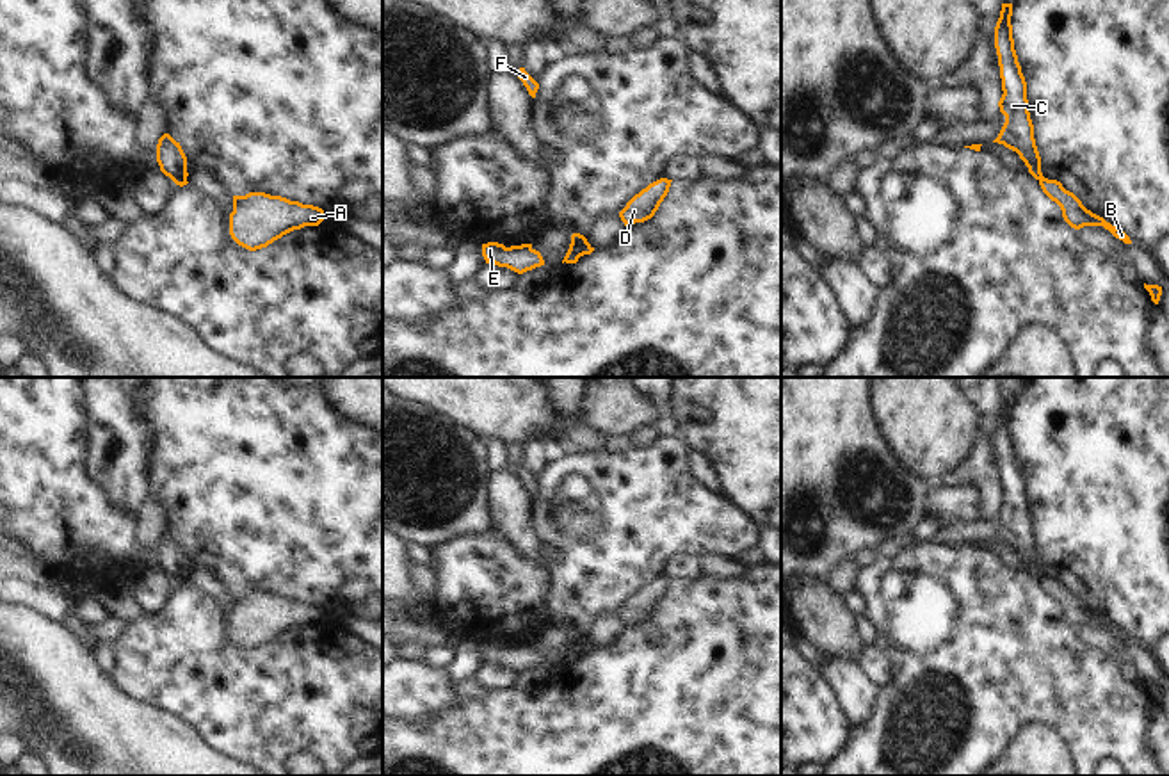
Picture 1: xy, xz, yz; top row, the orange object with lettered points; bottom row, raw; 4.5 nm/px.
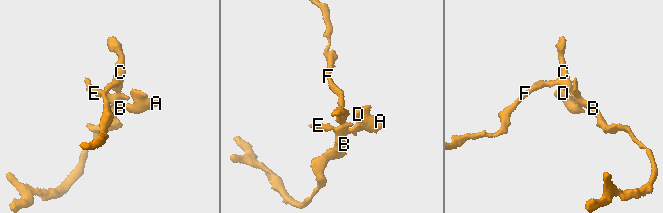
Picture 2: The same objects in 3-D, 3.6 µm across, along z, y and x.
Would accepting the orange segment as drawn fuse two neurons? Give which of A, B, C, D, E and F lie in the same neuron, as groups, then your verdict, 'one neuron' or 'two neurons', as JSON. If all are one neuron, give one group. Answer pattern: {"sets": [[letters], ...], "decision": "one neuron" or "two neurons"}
{"sets": [["A", "B", "D", "E"], ["C", "F"]], "decision": "two neurons"}

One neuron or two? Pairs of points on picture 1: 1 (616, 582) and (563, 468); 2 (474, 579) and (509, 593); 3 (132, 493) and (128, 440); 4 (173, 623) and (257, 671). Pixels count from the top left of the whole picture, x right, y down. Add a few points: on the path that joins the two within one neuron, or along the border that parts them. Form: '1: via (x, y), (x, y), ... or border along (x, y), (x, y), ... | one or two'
1: via (616, 549), (616, 497), (596, 477) | one
2: via (483, 582), (500, 593) | one
3: via (128, 481), (128, 452) | one
4: via (194, 645), (221, 671), (235, 671) | one

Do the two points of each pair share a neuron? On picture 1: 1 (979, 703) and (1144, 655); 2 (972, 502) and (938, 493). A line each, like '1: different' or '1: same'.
1: different
2: same

